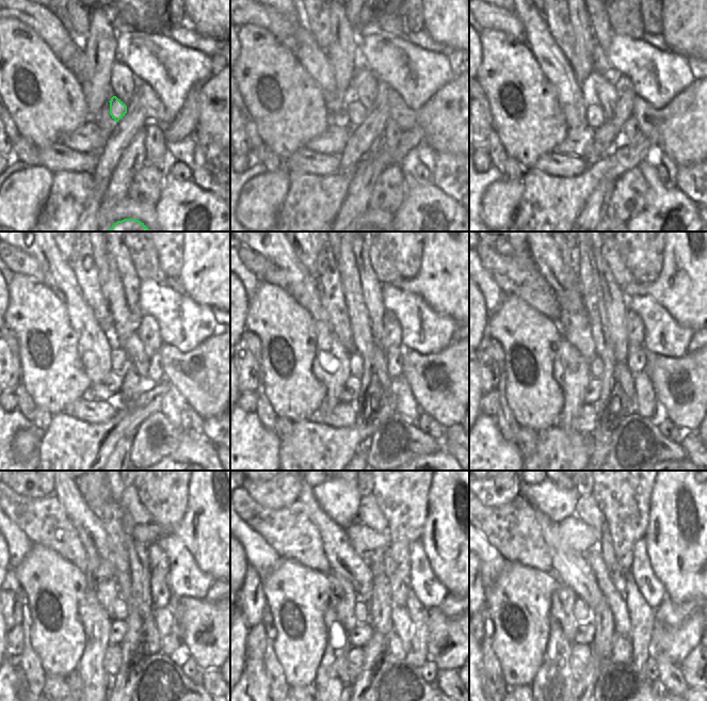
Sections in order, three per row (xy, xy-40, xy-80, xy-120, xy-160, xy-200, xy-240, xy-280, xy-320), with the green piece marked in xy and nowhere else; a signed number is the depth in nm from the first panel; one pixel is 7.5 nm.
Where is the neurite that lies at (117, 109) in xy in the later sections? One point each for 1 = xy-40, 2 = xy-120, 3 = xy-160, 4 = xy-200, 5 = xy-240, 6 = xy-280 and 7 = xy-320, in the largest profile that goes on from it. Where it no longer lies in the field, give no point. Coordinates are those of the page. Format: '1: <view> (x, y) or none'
1: xy-40 (356, 111)
2: xy-120 (118, 355)
3: xy-160 (353, 384)
4: xy-200 (596, 366)
5: xy-240 (118, 626)
6: xy-280 (362, 633)
7: xy-320 (603, 617)

